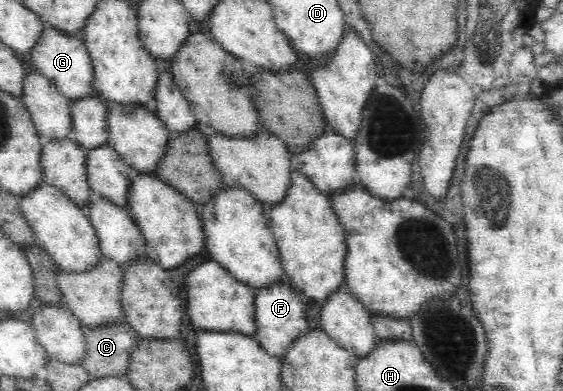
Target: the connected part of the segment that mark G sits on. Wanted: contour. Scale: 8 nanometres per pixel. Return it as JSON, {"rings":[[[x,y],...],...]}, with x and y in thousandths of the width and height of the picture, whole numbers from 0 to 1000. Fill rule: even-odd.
{"rings":[[[78,64],[48,138],[55,141],[64,182],[89,205],[121,258],[169,243],[162,153],[140,90],[123,90],[105,72]]]}

